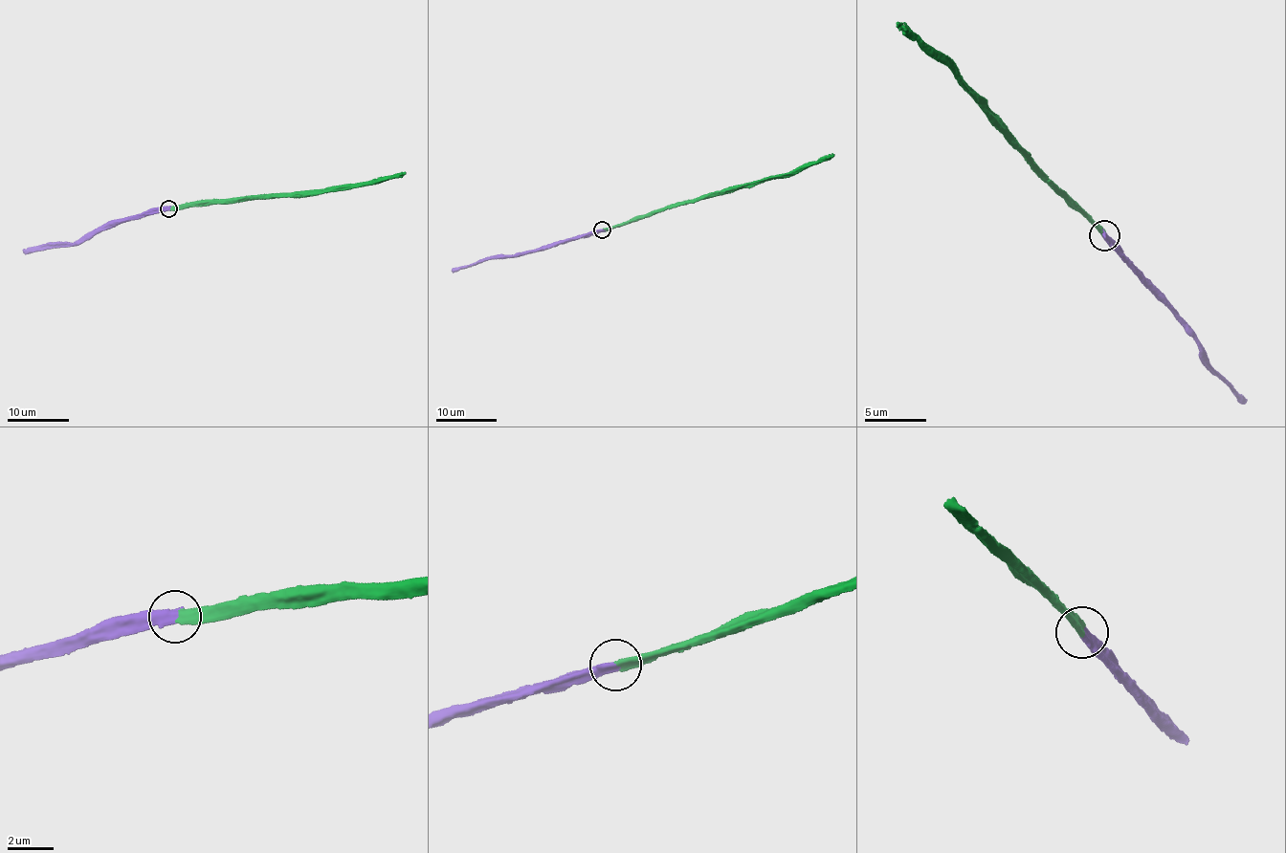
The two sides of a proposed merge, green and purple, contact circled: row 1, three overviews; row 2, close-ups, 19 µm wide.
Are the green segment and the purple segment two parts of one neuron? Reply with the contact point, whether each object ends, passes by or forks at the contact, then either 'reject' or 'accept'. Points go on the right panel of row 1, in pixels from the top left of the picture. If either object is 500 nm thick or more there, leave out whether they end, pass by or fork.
(1104, 235) | green ends | purple ends | accept

